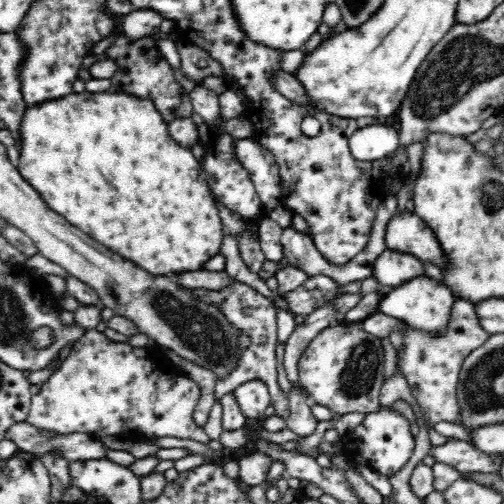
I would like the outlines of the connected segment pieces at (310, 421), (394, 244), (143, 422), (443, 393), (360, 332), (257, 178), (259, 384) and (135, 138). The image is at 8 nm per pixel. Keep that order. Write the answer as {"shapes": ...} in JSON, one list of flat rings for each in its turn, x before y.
{"shapes":[[[294,387,289,390,287,397,289,398,288,409,290,409,290,416,286,420,287,428,300,437,314,434,318,420,310,411,311,401,298,393]],[[396,211,386,226,384,240,387,249,412,255,424,264,431,263,437,267,444,264,434,232,413,212]],[[95,329,88,330,82,338,78,338,65,358,61,367,54,371,49,379,41,384,40,391,33,395,30,402,30,410,28,416,26,416,26,422,32,424,36,428,40,428,44,431,50,431,60,434,68,434,73,432,79,432,89,434,100,438,103,436,116,436,116,437,141,437,141,438,190,438,190,440,197,440,208,444,211,438,204,432,203,427,198,426,193,419,194,410,201,397,201,388,192,379,185,379,178,374,174,374,170,369,164,367,155,359,155,352,139,347,131,346,130,343,119,342,108,339,104,333,97,332]],[[456,298,450,311,448,330,444,332,429,334,415,330,405,323,402,326,404,327,403,346,397,352,397,368,400,368,404,374,412,396,416,398,429,424,434,426,436,422,446,420,460,426,458,423,460,405,456,397,456,386,458,386,458,374,462,368,462,362,470,352,482,346,491,336,480,325,476,307,470,301]],[[360,321,324,328,304,349,297,362,299,382,308,390,311,401,327,406,338,415,382,410,378,400,384,382,384,351,380,341,365,332]],[[253,137,234,139,232,147,237,160,248,171,250,181,264,205,263,213,282,204,280,167,272,152]],[[250,380,233,390,238,406,246,418,263,417,270,406,269,388,261,380]],[[86,90,81,93,72,91,70,94,60,97,60,100,49,100,32,106,28,105,20,125,19,137,21,138,21,145,18,148,20,156,17,169,22,178,33,186,52,211,64,216,69,224,78,226,81,232,92,236,96,242,108,246,110,250,116,250,126,260,136,262,138,266,142,266,144,270,148,270,152,274,166,274,168,276,172,272,200,270,210,258,219,254,225,230,223,221,220,219,218,204,212,197,212,191,208,185,207,172,192,154,190,147,183,147,172,139,172,135,168,132,168,123,152,101,140,97,136,98,126,93,110,93,108,90,96,94]]]}

